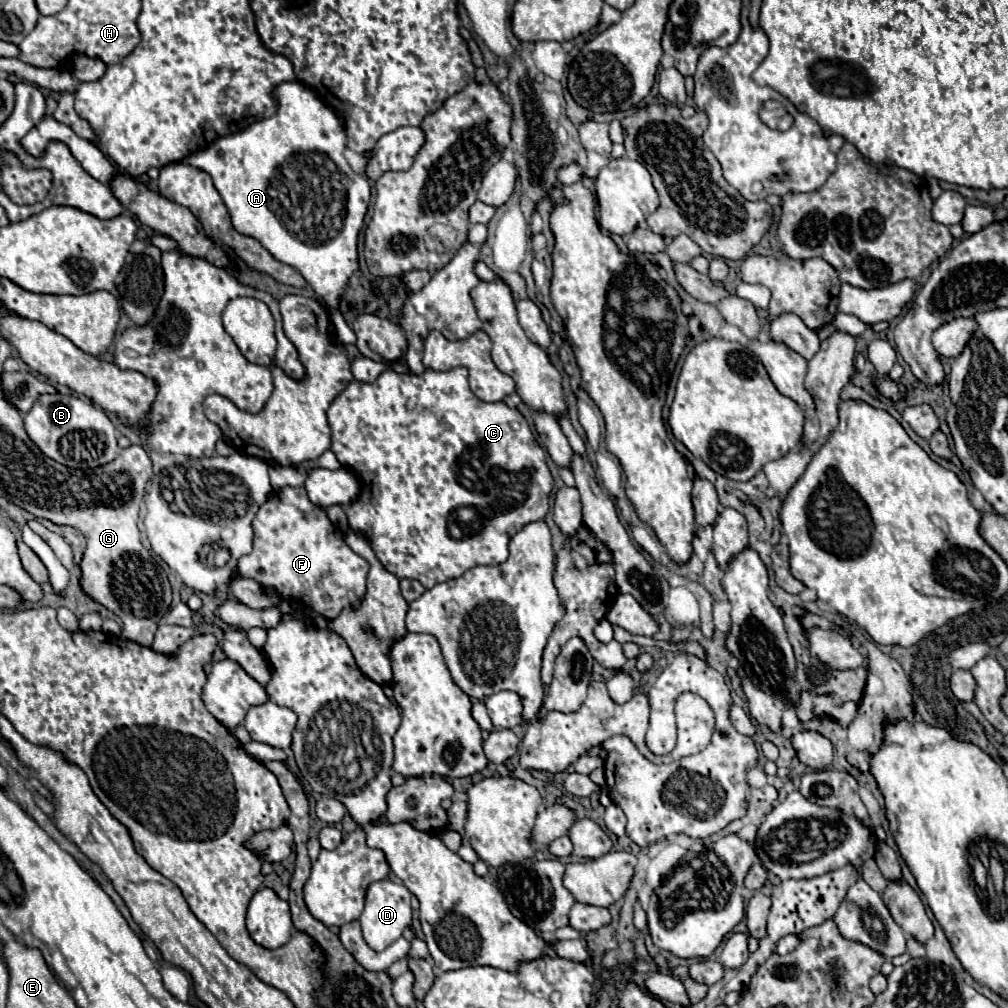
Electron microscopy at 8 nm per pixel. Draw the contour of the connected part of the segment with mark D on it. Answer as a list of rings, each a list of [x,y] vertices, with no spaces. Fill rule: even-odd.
[[[392,879],[374,881],[374,883],[368,887],[364,913],[360,915],[360,925],[362,925],[364,939],[368,941],[368,945],[370,945],[372,949],[384,951],[392,941],[396,941],[396,937],[400,937],[400,933],[402,933],[406,927],[410,927],[410,923],[412,923],[410,897],[412,897],[412,893],[410,893],[404,885],[394,883]]]

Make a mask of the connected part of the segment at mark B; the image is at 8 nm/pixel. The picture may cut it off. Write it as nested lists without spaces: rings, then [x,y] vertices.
[[[42,395],[24,415],[24,427],[28,437],[46,457],[72,469],[96,469],[110,463],[120,451],[116,443],[116,429],[106,413],[74,395]]]

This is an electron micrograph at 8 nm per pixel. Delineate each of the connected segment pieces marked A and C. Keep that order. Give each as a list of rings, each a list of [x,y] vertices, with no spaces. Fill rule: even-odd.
[[[298,81],[282,83],[274,95],[280,105],[274,117],[262,119],[240,133],[216,139],[208,149],[186,157],[184,163],[198,167],[212,177],[236,231],[256,237],[278,261],[294,267],[312,285],[314,293],[324,301],[330,313],[336,341],[350,345],[356,343],[356,335],[342,317],[340,299],[350,275],[358,269],[358,233],[368,211],[370,185],[368,179],[350,169],[344,157],[346,133],[340,117],[332,113],[332,109],[310,87]]]
[[[454,367],[454,369],[448,369],[448,371],[426,369],[422,375],[396,373],[394,369],[388,369],[374,383],[352,381],[336,397],[336,401],[330,405],[330,409],[328,409],[328,425],[332,429],[332,451],[336,453],[336,459],[344,467],[350,467],[360,477],[360,497],[356,497],[356,501],[352,501],[350,505],[346,505],[348,523],[350,523],[350,527],[356,533],[360,533],[372,545],[372,549],[374,549],[376,557],[380,559],[380,563],[390,573],[394,573],[398,579],[416,579],[426,589],[432,589],[436,583],[460,577],[460,575],[464,575],[468,569],[472,569],[476,565],[498,565],[498,563],[504,563],[508,559],[510,537],[514,533],[518,533],[524,525],[534,523],[534,521],[542,521],[544,515],[548,513],[548,497],[550,497],[550,491],[552,491],[552,475],[550,475],[550,469],[546,465],[544,451],[536,443],[536,437],[534,437],[530,425],[526,423],[526,419],[520,415],[518,409],[510,409],[502,401],[498,401],[498,403],[484,403],[478,397],[474,397],[474,393],[468,387],[468,375],[466,375],[464,367]],[[462,513],[468,513],[470,519],[464,521]],[[454,515],[456,515],[454,523],[464,533],[462,539],[456,539],[456,537],[450,535],[448,521]]]

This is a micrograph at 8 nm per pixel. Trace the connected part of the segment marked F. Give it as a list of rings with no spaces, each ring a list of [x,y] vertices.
[[[284,487],[270,495],[270,499],[260,507],[258,515],[252,521],[254,529],[254,547],[248,555],[238,559],[236,573],[240,577],[248,577],[258,581],[262,587],[274,589],[280,597],[290,597],[294,601],[304,601],[316,615],[332,619],[342,613],[342,609],[352,607],[358,609],[366,595],[366,575],[368,561],[356,555],[346,543],[342,531],[330,523],[326,511],[308,501],[304,487]]]

